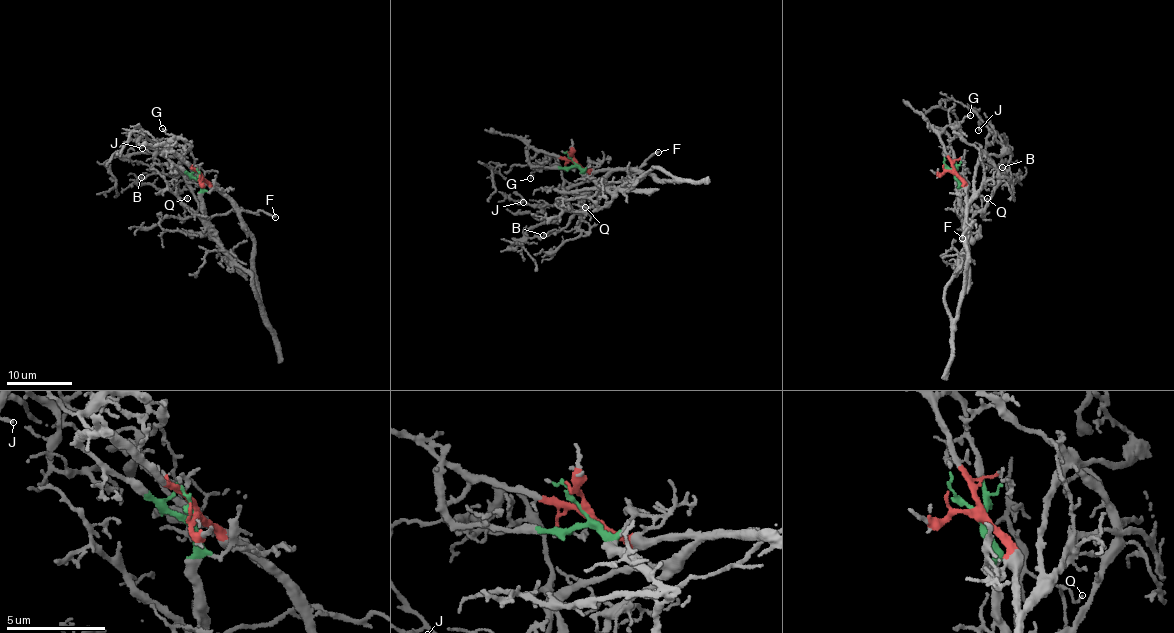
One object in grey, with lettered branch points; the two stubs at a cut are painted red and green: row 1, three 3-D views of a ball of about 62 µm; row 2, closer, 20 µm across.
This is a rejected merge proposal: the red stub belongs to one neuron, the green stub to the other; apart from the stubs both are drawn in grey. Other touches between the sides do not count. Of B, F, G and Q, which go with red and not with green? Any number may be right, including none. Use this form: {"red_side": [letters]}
{"red_side": ["G"]}

